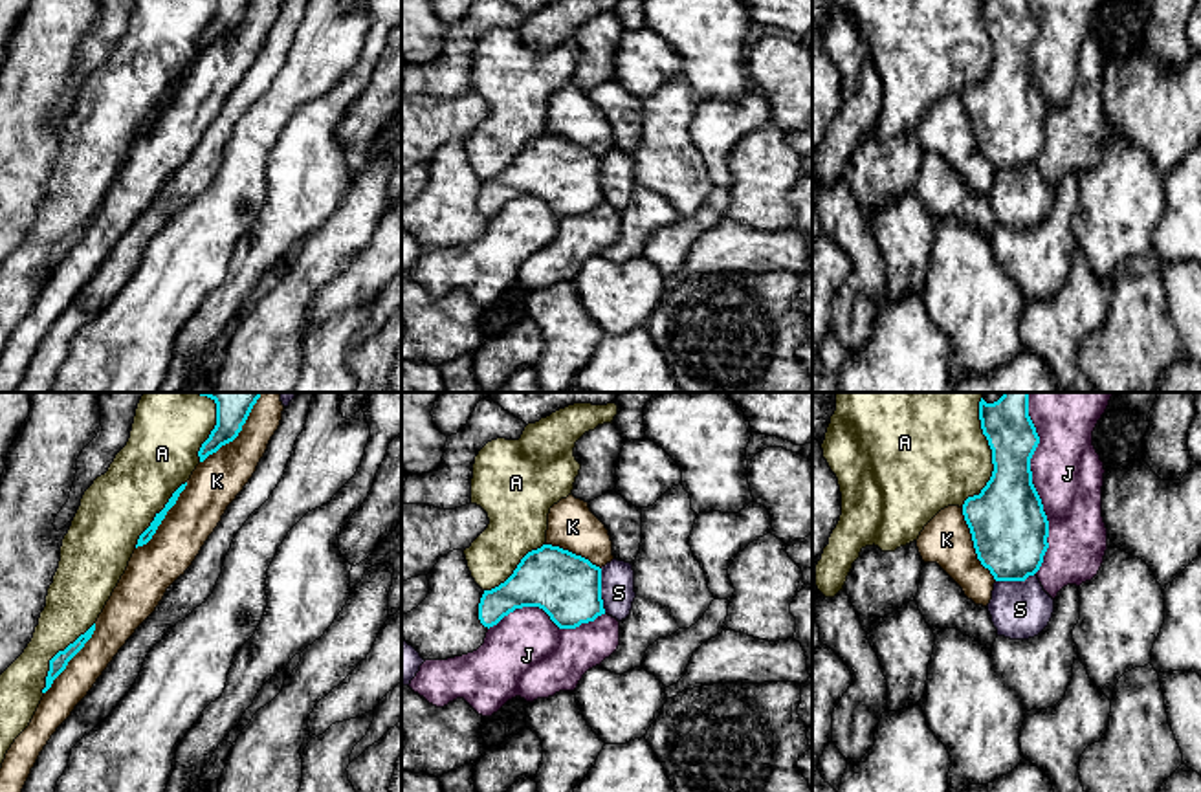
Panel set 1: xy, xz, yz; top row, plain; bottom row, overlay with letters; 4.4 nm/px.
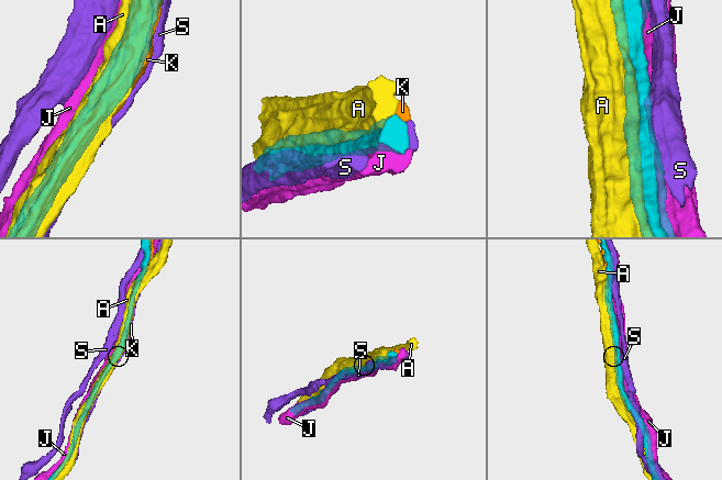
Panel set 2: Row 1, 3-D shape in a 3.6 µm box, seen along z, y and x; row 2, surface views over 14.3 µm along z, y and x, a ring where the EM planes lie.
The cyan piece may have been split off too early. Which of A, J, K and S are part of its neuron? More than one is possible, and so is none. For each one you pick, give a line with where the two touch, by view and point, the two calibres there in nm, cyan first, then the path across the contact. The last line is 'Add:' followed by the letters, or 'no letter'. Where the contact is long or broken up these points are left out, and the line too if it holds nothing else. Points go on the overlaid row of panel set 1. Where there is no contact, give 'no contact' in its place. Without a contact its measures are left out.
K: contact xy (239, 431); calibres 200 and 220 nm
Add: K

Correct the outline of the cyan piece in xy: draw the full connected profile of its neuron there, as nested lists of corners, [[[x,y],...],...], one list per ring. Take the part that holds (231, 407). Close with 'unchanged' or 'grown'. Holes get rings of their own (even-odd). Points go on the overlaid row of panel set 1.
[[[279,392],[193,394],[207,396],[216,403],[216,425],[198,451],[200,464],[191,478],[172,493],[165,508],[156,513],[150,526],[139,535],[128,566],[97,622],[50,660],[46,688],[42,689],[44,697],[29,726],[15,739],[2,763],[0,792],[22,792],[31,768],[51,735],[88,695],[136,629],[156,610],[167,588],[193,565],[202,546],[222,521],[227,506],[257,471],[257,466],[282,420],[284,405]]]; grown

